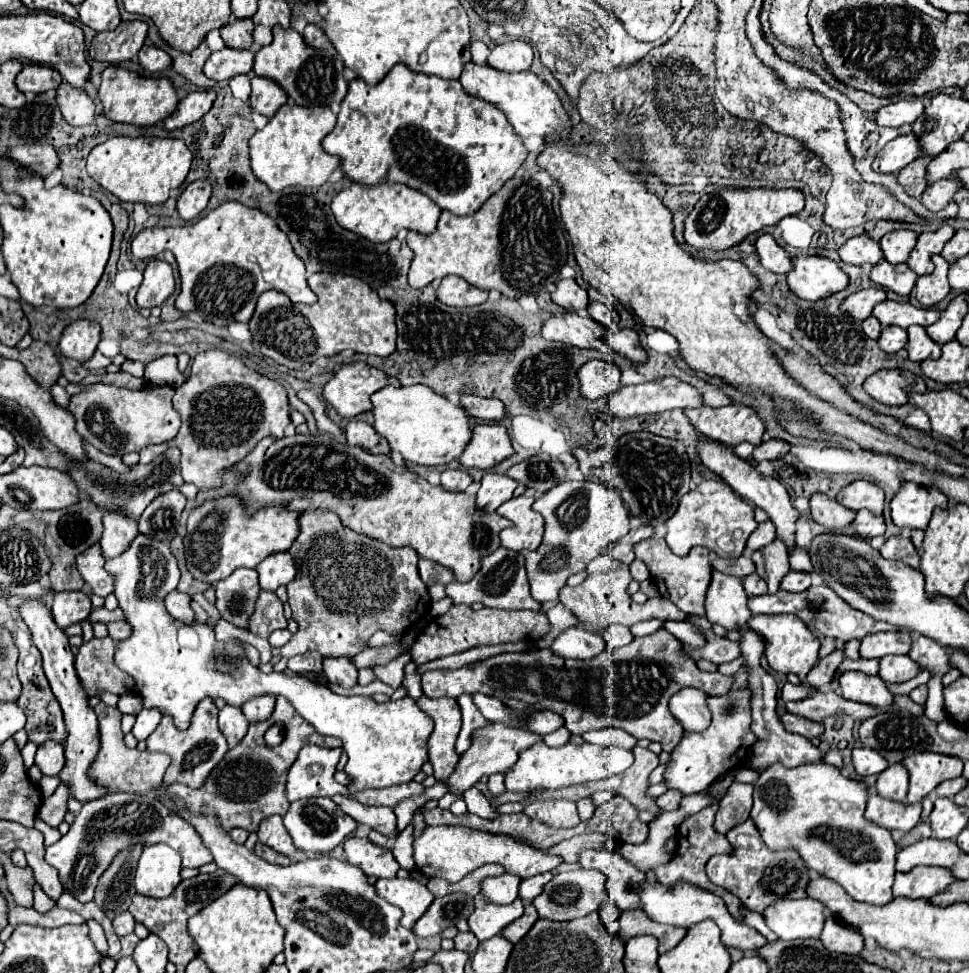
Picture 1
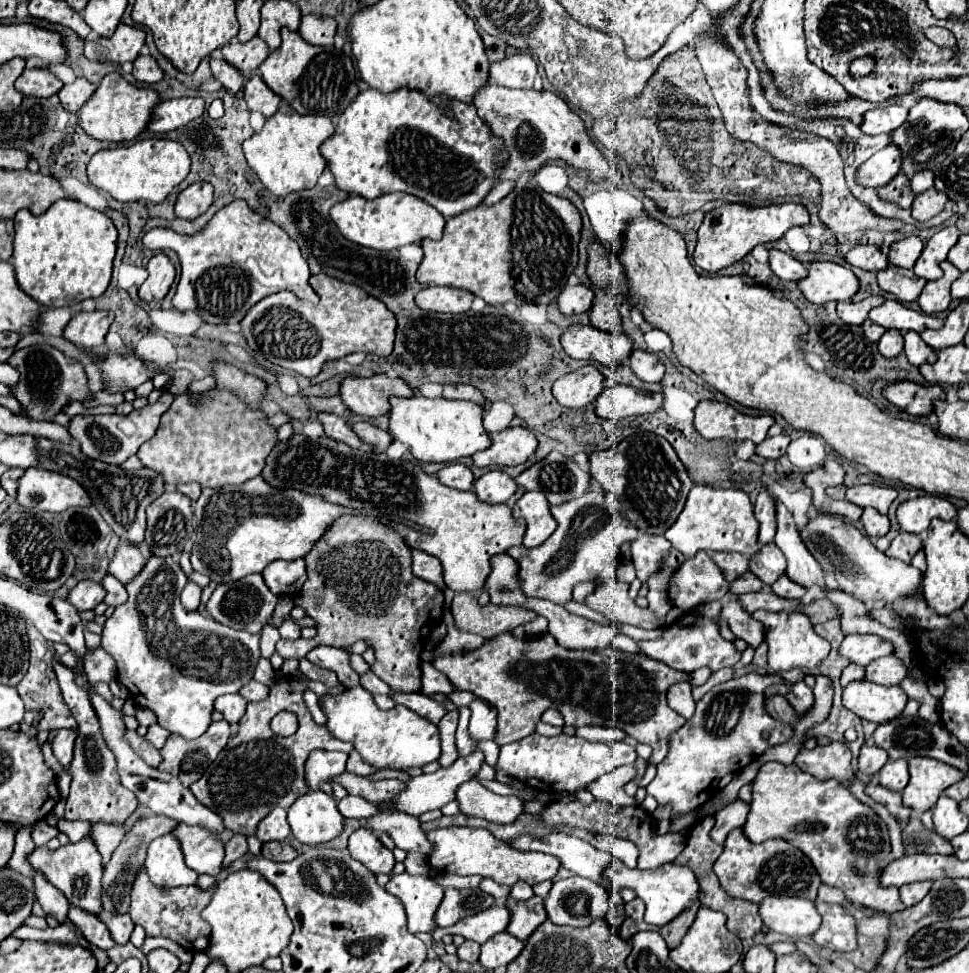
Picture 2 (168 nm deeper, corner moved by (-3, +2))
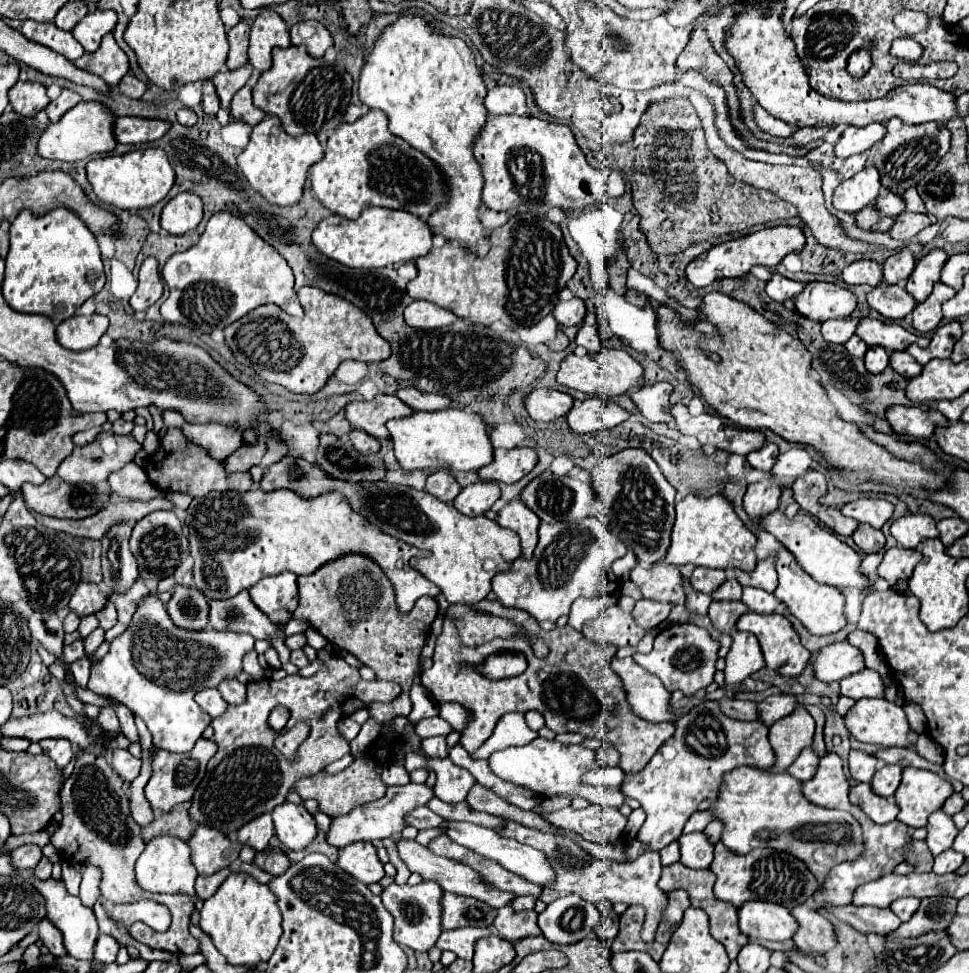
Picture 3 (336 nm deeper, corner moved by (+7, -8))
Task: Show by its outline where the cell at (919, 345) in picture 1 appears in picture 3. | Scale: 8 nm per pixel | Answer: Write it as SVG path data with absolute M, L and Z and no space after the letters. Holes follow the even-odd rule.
M891 352L889 366L895 368L895 372L905 376L905 378L915 378L923 370L921 364L917 364L909 352Z

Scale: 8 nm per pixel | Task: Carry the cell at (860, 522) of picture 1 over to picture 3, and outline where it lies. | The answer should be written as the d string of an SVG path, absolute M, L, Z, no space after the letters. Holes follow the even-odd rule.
M859 524L859 528L853 532L853 542L857 544L857 548L865 554L871 552L881 552L885 546L885 536L881 530L871 528L869 524Z

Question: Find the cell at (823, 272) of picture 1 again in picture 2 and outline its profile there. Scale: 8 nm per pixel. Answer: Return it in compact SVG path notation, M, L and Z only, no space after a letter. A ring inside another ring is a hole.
M811 262L807 278L797 282L803 296L815 304L829 300L849 300L859 290L857 276L835 262Z

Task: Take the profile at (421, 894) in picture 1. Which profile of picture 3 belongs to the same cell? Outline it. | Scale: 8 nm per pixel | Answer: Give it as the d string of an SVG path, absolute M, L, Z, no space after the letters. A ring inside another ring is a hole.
M423 880L417 886L391 884L383 890L381 900L395 918L393 938L399 946L407 946L415 952L429 952L435 946L443 930L441 928L441 896L443 896L443 890L439 884L433 884L433 880Z

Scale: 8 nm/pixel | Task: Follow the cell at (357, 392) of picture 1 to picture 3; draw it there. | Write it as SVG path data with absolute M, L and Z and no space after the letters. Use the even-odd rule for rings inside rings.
M379 394L371 402L351 402L351 404L347 404L345 414L347 414L347 420L355 428L359 428L359 430L363 430L363 432L367 432L367 434L371 434L379 440L381 438L389 440L391 436L389 436L389 430L385 428L387 420L407 418L407 416L413 414L413 410L407 404L403 404L397 396Z

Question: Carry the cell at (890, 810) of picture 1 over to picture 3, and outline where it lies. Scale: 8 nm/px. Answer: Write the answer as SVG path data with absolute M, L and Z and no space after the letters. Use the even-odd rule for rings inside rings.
M855 784L849 790L849 800L857 804L875 824L887 824L893 822L899 814L899 808L895 802L889 802L887 798L877 796L869 784Z

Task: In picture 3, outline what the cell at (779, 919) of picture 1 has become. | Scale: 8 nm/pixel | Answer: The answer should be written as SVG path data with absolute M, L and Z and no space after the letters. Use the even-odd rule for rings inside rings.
M747 900L739 908L739 928L749 938L789 942L797 932L797 922L781 904Z

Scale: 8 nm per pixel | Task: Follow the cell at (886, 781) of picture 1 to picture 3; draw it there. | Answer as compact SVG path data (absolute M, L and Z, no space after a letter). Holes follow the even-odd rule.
M889 764L889 766L883 766L881 770L875 772L873 780L871 780L871 788L875 794L879 796L893 796L895 790L899 788L899 782L901 782L901 766L897 764Z

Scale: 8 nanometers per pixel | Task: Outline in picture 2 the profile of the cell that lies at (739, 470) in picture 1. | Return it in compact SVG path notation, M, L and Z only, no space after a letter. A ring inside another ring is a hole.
M775 498L775 506L777 506L777 534L775 534L775 544L781 548L781 552L787 558L787 570L785 570L785 574L791 580L795 580L797 584L805 586L805 588L809 588L811 584L817 584L823 590L825 588L825 580L823 580L825 574L819 568L819 562L811 556L811 552L803 544L803 540L799 536L799 530L795 526L793 514L777 498Z

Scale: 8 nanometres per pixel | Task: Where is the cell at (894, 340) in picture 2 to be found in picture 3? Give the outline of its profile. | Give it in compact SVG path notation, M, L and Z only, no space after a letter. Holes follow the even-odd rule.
M873 346L873 348L867 350L867 354L865 354L863 360L865 360L865 368L867 368L871 374L879 374L879 372L883 372L883 370L887 368L887 364L889 364L889 354L887 354L887 350L881 348L881 346Z

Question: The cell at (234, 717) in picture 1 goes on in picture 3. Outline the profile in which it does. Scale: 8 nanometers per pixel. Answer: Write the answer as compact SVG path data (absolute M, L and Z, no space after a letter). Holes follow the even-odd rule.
M207 688L207 690L197 692L195 702L197 702L211 718L217 718L217 716L221 716L221 714L227 710L227 702L221 698L221 694L219 694L217 688Z

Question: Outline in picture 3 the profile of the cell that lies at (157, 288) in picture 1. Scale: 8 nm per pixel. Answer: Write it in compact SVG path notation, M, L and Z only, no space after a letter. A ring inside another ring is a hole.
M147 258L139 270L139 286L131 296L133 310L147 310L163 294L163 282L159 276L159 264L155 258Z

